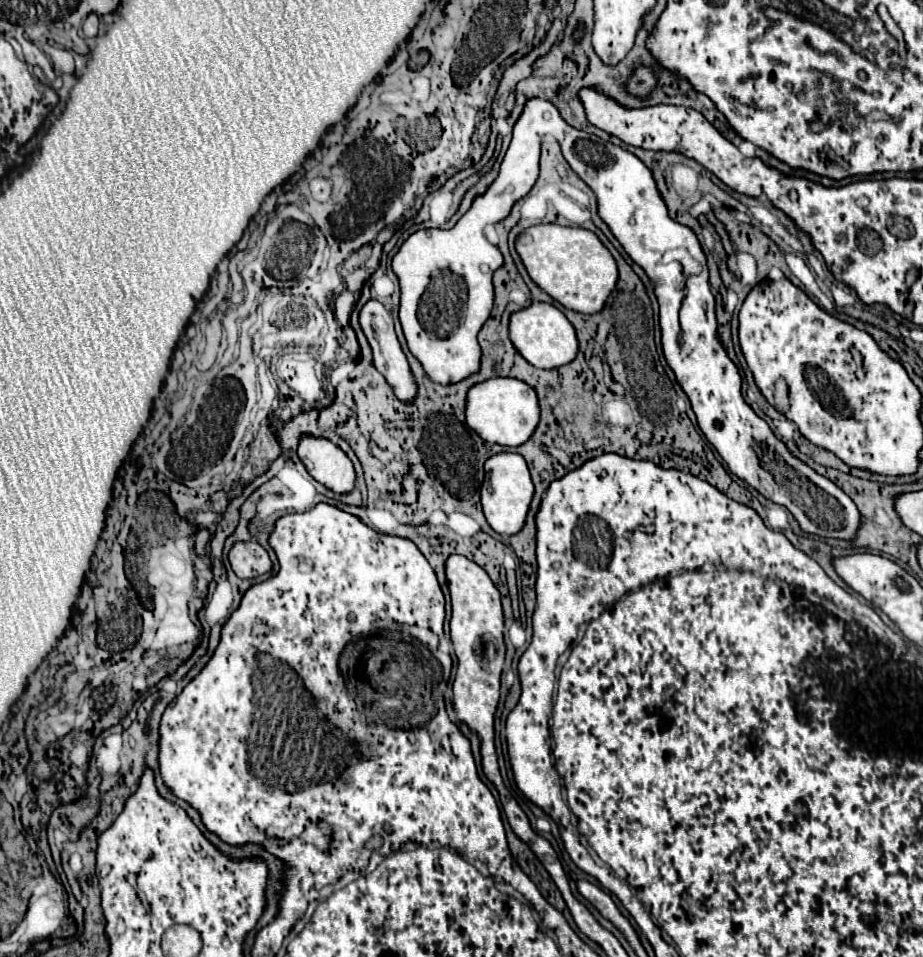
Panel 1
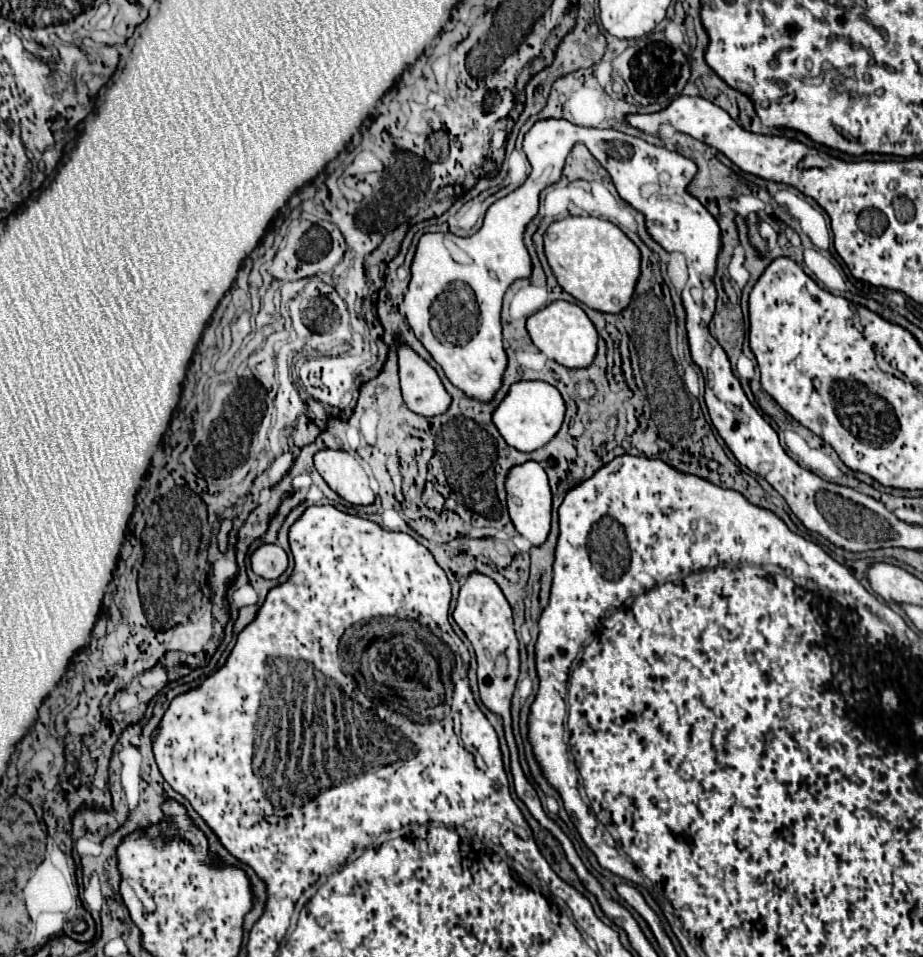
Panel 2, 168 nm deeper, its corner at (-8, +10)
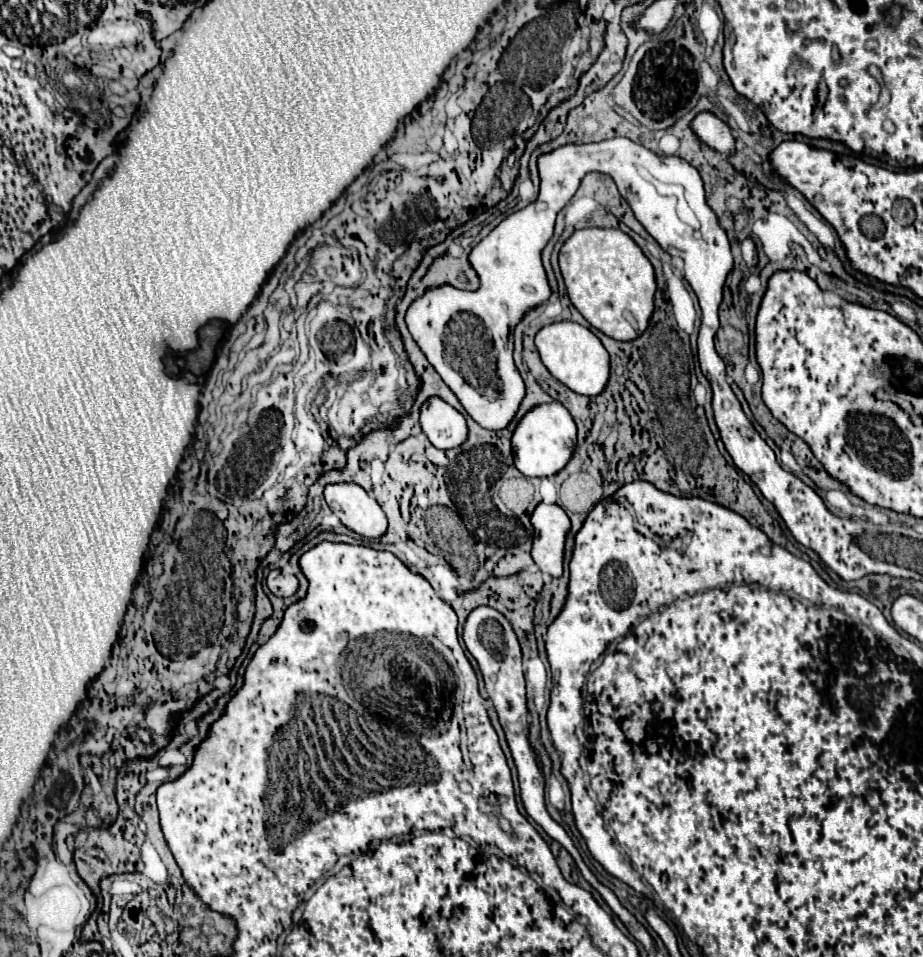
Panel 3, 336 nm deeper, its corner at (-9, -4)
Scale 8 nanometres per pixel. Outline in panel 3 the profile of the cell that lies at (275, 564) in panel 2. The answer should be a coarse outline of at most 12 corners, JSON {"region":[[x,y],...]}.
{"region":[[270,570],[266,586],[286,598],[296,592],[298,580],[288,570]]}

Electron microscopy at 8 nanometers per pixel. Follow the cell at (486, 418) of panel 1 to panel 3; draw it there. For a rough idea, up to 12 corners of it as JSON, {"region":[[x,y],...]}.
{"region":[[560,402],[528,410],[512,432],[524,476],[554,476],[576,446]]}

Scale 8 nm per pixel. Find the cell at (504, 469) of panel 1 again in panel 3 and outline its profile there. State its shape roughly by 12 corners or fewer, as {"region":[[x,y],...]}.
{"region":[[538,504],[532,560],[540,572],[560,578],[570,528],[558,504]]}

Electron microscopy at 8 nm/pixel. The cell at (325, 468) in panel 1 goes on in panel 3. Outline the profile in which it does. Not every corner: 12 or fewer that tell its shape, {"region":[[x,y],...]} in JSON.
{"region":[[358,484],[324,488],[344,526],[366,538],[386,532],[380,504]]}

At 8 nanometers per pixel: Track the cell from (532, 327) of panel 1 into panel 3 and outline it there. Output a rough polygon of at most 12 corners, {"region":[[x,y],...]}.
{"region":[[570,320],[538,330],[548,372],[584,396],[604,390],[610,356]]}

